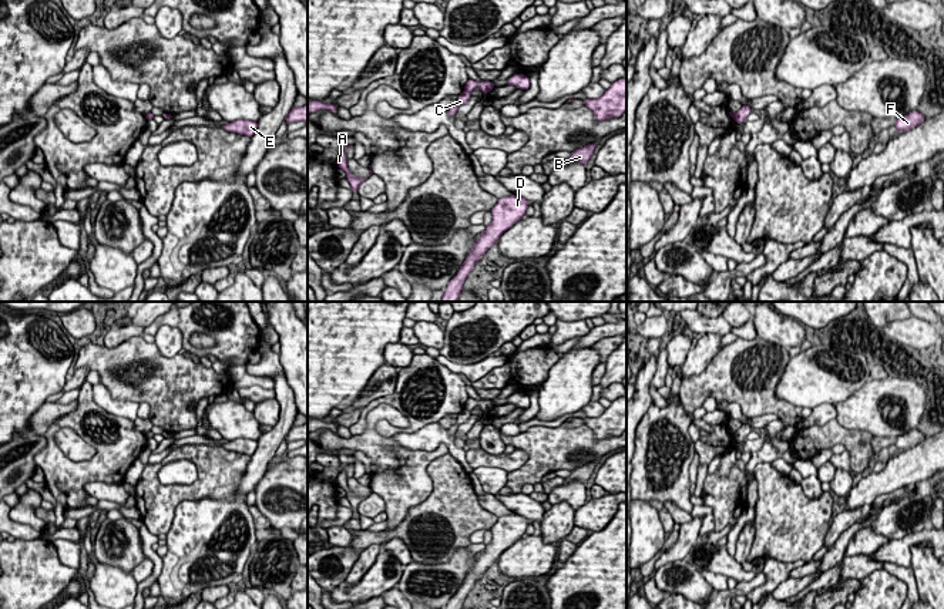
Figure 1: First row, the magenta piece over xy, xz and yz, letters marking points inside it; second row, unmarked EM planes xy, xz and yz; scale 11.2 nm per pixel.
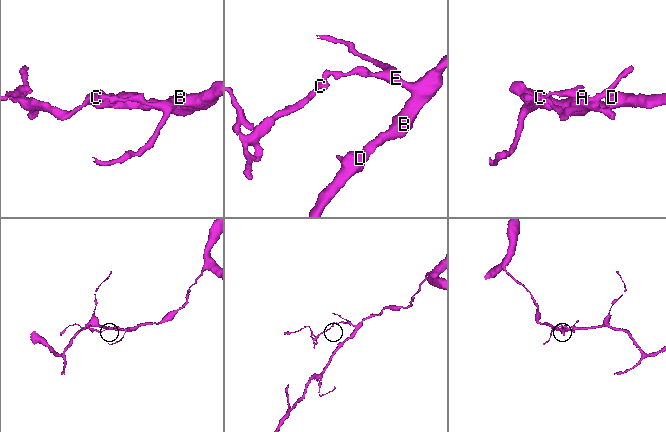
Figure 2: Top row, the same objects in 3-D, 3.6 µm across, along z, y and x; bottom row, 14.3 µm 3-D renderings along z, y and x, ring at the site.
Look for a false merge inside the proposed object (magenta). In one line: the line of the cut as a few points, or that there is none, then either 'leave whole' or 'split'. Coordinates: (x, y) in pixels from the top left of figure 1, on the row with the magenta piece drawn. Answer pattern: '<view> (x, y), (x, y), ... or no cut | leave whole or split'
xz (464, 88), (470, 93) | split

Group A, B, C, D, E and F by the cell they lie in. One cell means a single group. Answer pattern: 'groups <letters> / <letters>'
groups A C / B D E F

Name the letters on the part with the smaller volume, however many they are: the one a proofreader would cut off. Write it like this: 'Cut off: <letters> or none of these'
Cut off: A, C

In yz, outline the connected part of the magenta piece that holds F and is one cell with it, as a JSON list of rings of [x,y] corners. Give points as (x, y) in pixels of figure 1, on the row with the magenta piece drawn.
[[[911,111],[910,114],[904,115],[904,117],[898,117],[896,120],[896,125],[893,131],[898,131],[898,132],[904,132],[908,131],[917,125],[920,125],[921,122],[924,122],[927,118],[924,117],[923,112],[918,111]]]

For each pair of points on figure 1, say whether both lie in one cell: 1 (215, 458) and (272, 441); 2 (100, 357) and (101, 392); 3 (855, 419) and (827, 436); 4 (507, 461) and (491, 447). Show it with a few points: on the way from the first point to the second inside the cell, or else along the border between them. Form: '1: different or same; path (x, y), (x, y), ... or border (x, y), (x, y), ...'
1: different; border (251, 456), (238, 487)
2: different; border (100, 382), (114, 397), (130, 400)
3: different; border (835, 419), (847, 429), (867, 430), (873, 436)
4: different; border (480, 448), (493, 454), (503, 453)

